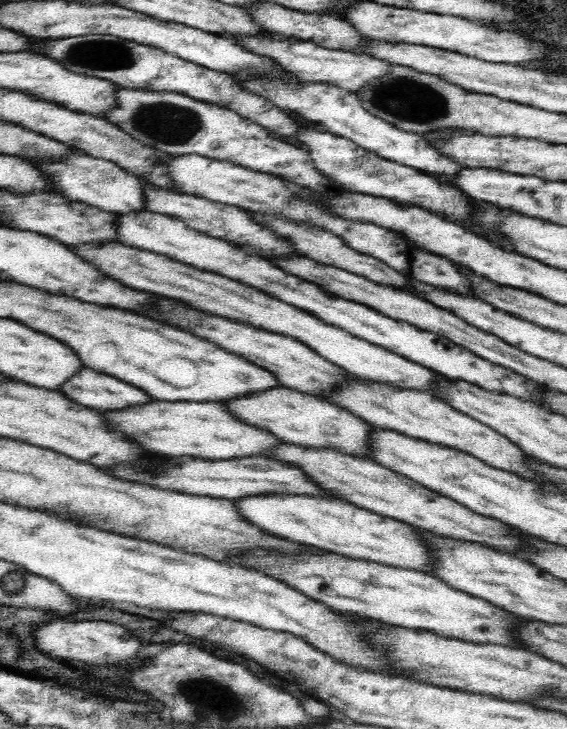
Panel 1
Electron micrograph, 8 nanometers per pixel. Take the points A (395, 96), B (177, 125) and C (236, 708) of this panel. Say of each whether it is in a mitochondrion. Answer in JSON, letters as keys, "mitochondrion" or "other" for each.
{"A":"mitochondrion","B":"mitochondrion","C":"mitochondrion"}

